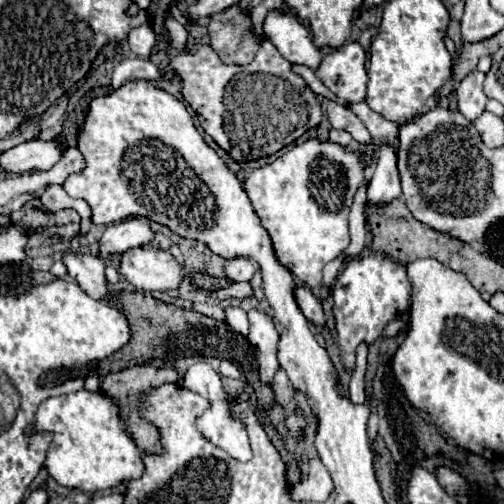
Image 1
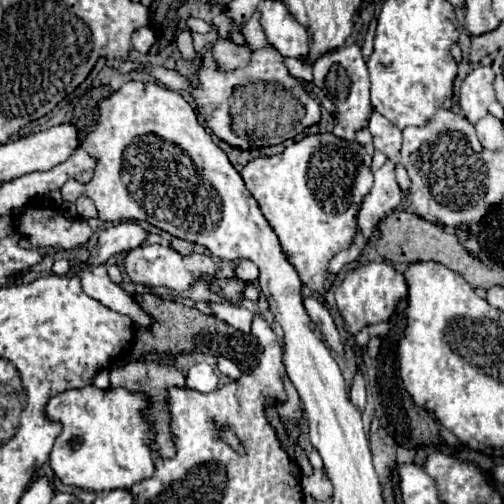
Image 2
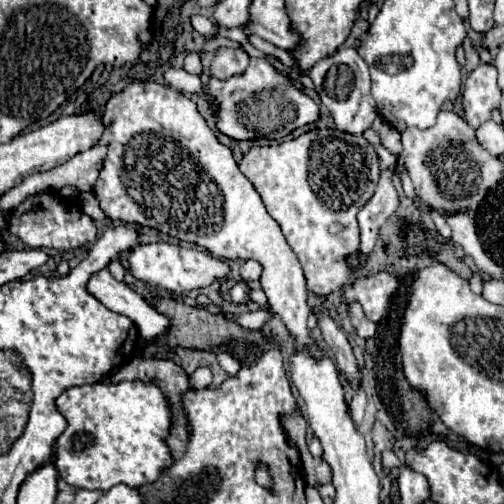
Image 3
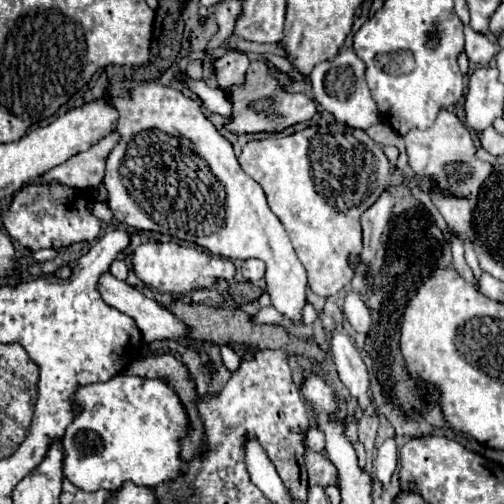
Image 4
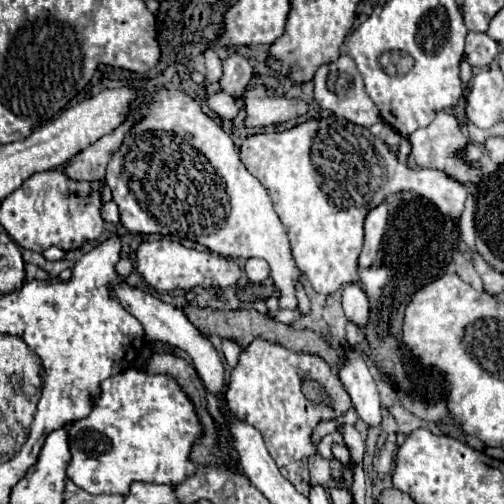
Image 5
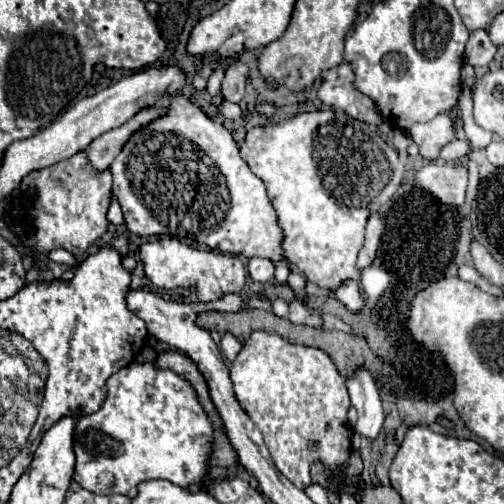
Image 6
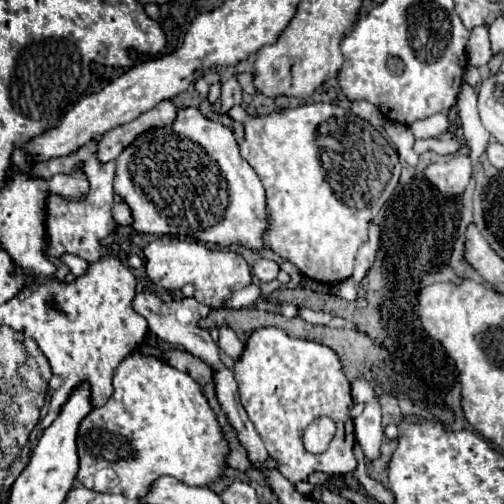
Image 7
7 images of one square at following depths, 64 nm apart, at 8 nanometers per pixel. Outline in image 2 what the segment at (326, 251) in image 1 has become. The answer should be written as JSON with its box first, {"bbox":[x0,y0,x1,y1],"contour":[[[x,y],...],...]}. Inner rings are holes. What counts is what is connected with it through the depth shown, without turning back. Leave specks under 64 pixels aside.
{"bbox":[242,132,372,292],"contour":[[[326,132],[292,142],[278,156],[256,158],[242,170],[244,184],[260,204],[268,224],[272,224],[284,248],[284,256],[288,256],[302,284],[312,292],[324,292],[328,262],[352,244],[358,202],[362,202],[372,188],[370,162],[372,156],[364,146],[338,140],[334,134]],[[310,168],[312,178],[308,186]]]}

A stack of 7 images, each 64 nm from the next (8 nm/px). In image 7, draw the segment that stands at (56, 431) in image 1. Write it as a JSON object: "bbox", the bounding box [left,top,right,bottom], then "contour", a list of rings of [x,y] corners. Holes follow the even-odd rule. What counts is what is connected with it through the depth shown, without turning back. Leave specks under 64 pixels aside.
{"bbox":[76,354,228,498],"contour":[[[130,354],[116,368],[112,386],[114,386],[114,394],[110,396],[110,400],[102,408],[92,410],[80,422],[78,428],[76,444],[78,444],[80,468],[76,478],[82,482],[82,486],[94,490],[94,478],[100,470],[116,472],[116,482],[112,478],[106,478],[104,490],[100,492],[116,492],[128,498],[142,498],[148,486],[160,476],[174,476],[176,480],[188,486],[206,486],[218,480],[228,446],[222,438],[220,424],[214,412],[210,410],[200,386],[188,374],[178,372],[176,368],[164,364],[158,358]]]}

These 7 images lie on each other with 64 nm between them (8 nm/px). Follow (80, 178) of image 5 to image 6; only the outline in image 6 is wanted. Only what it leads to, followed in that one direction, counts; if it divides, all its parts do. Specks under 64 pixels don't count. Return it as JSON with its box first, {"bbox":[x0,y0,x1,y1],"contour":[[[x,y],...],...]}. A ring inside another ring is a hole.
{"bbox":[86,108,166,172],"contour":[[[144,108],[134,118],[130,118],[126,124],[122,124],[120,128],[114,128],[114,130],[106,132],[104,136],[98,136],[86,148],[86,156],[88,156],[88,162],[92,164],[92,168],[98,172],[104,172],[112,164],[112,160],[118,156],[122,146],[128,142],[132,132],[140,130],[142,126],[146,126],[154,118],[162,116],[164,112],[166,112],[166,108],[150,108],[150,110]]]}

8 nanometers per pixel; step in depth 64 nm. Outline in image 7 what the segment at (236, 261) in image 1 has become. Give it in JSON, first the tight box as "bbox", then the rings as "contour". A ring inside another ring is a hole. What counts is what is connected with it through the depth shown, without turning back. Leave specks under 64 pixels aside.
{"bbox":[252,258,280,282],"contour":[[[260,258],[252,266],[252,274],[260,282],[272,282],[278,276],[278,270],[280,270],[280,266],[274,260],[268,260],[268,258]]]}

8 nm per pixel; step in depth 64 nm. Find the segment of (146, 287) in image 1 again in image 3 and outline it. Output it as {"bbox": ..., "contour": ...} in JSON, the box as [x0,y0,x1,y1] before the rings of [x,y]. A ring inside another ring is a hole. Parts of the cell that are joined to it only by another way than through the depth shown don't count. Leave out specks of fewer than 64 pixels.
{"bbox":[130,242,228,294],"contour":[[[166,242],[160,244],[140,244],[132,250],[130,258],[130,274],[150,286],[160,286],[164,290],[176,292],[176,294],[186,294],[194,288],[204,288],[210,286],[214,280],[228,276],[228,264],[224,264],[220,258],[210,256],[208,252],[202,250],[192,250],[192,248],[180,248],[172,246]]]}

